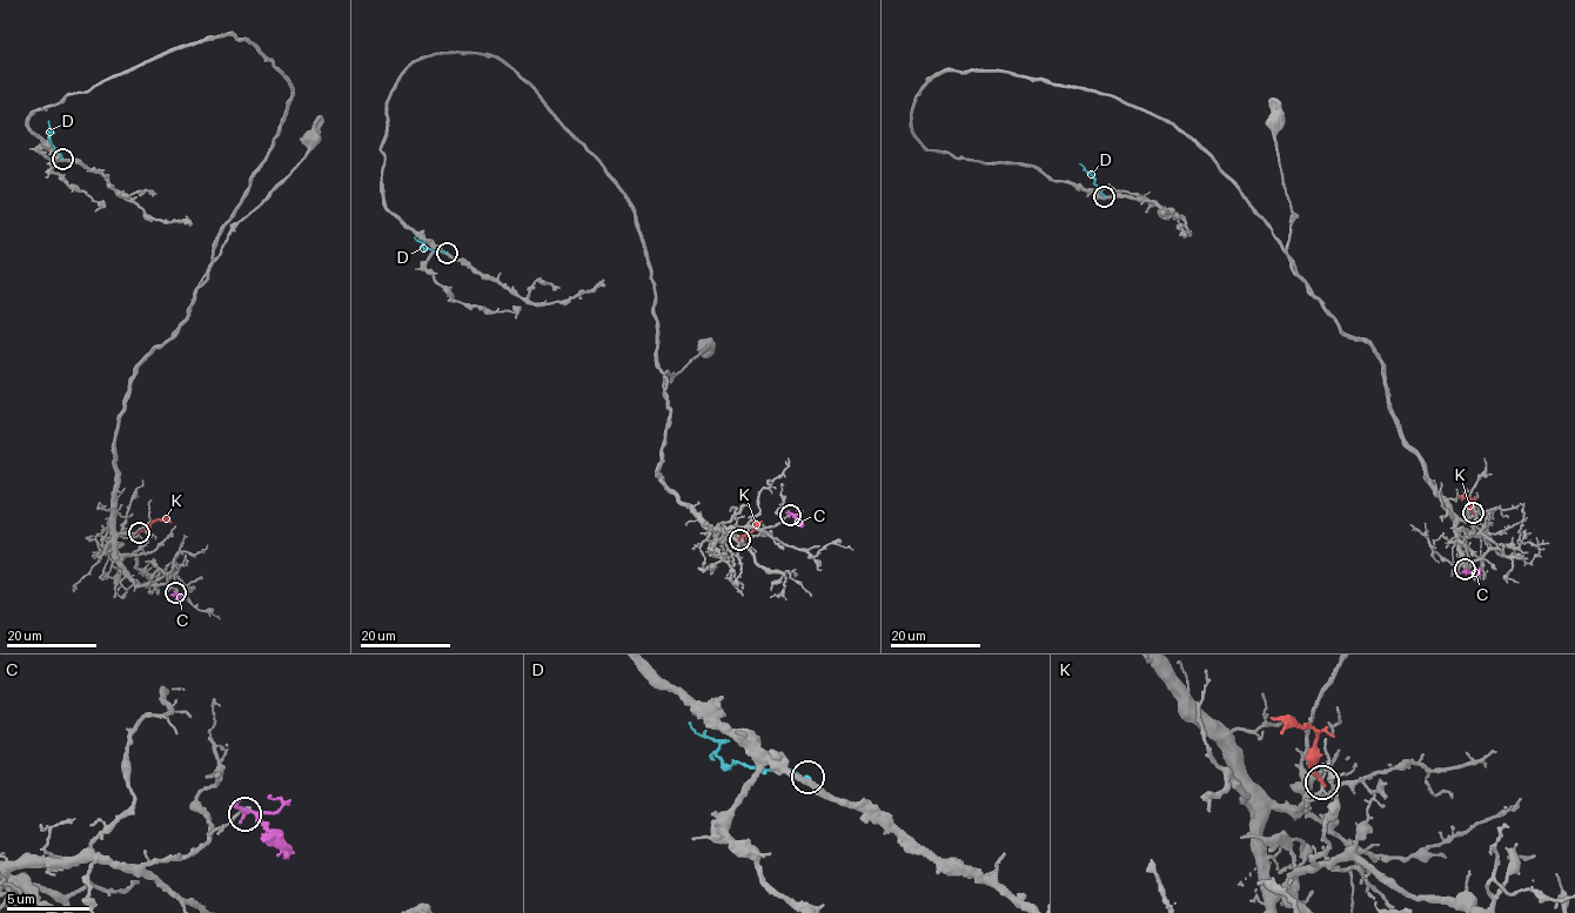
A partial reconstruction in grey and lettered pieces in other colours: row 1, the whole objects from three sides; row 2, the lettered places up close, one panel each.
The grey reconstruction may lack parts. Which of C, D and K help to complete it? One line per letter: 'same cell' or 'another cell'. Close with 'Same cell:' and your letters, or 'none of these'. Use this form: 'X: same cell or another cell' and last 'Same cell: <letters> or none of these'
C: another cell
D: another cell
K: another cell
Same cell: none of these

